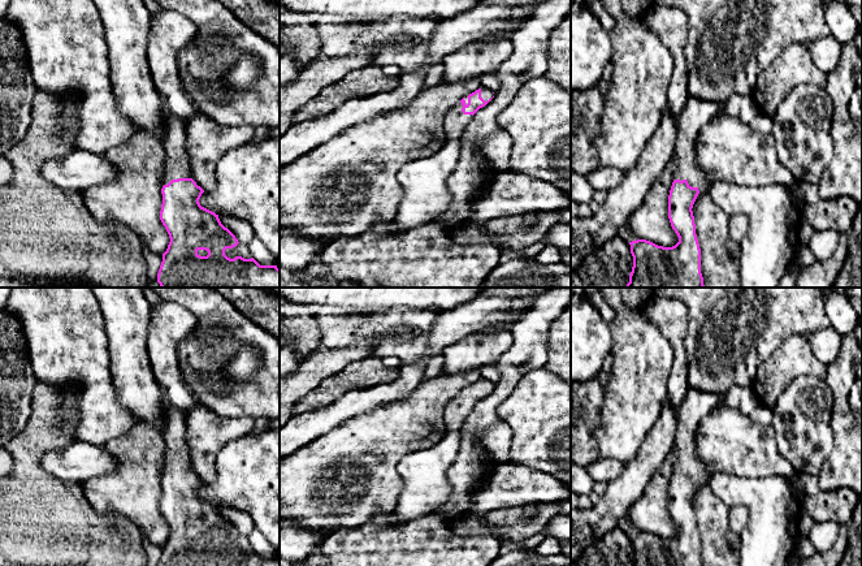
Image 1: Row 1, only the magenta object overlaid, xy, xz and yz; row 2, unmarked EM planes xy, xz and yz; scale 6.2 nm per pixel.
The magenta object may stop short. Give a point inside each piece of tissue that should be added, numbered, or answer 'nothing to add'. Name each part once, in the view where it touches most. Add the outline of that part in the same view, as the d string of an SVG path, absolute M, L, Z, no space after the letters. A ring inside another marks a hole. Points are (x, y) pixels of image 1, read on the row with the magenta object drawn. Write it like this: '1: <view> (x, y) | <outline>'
1: xy (242, 250) | M241 242L233 249L226 249L225 255L230 259L234 259L235 256L242 256L244 259L252 258L250 254L247 243L241 243Z
2: xz (455, 121) | M459 101L446 113L443 118L447 141L460 139L462 134L472 120L472 115L464 115L462 108L463 105Z

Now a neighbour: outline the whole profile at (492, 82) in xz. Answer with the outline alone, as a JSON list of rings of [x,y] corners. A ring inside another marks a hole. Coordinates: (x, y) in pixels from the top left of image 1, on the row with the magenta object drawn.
[[[495,73],[486,74],[481,77],[481,87],[488,88],[493,92],[498,91],[501,87],[501,81]]]

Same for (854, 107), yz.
[[[855,87],[848,103],[848,112],[857,131],[862,135],[862,87]]]

